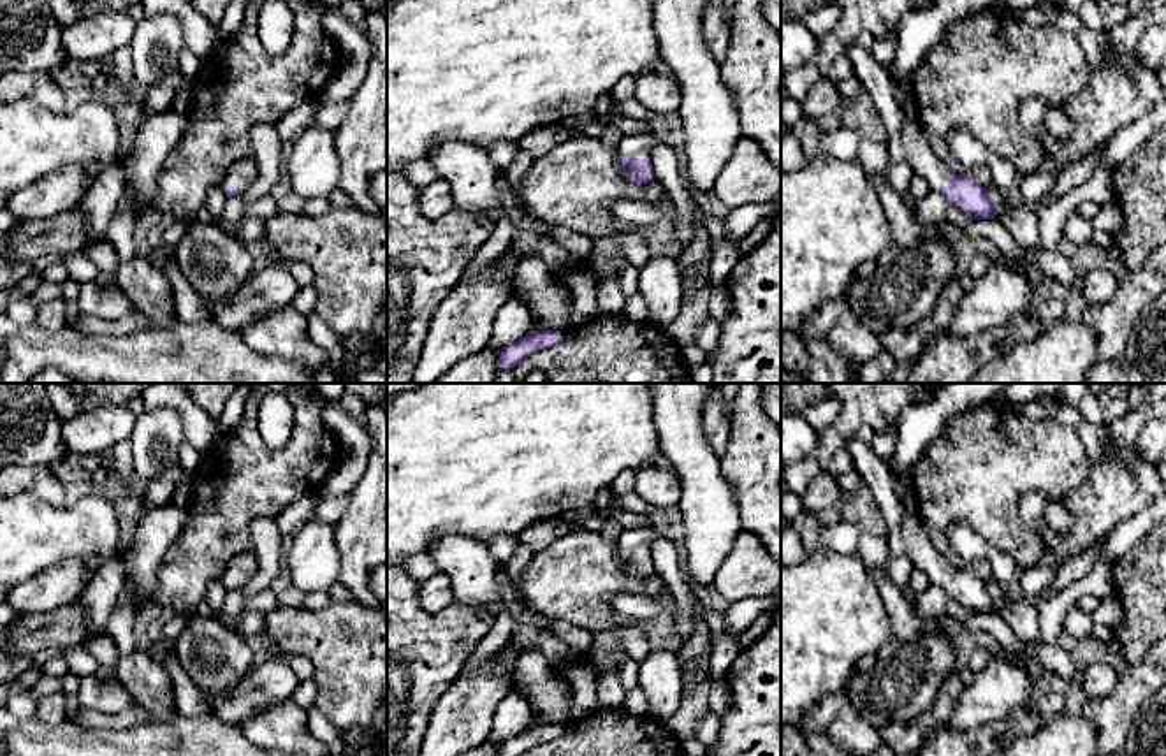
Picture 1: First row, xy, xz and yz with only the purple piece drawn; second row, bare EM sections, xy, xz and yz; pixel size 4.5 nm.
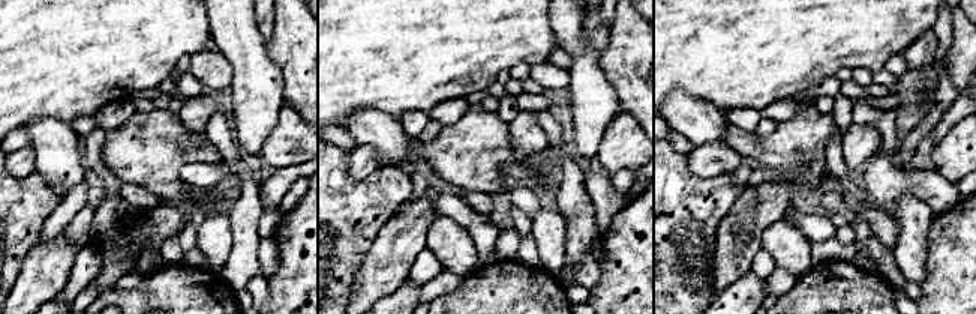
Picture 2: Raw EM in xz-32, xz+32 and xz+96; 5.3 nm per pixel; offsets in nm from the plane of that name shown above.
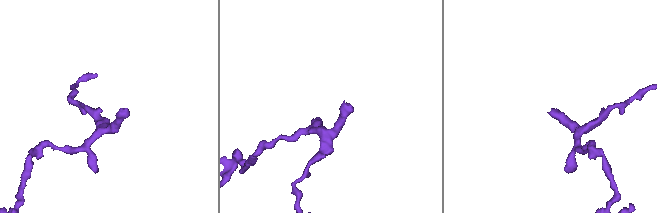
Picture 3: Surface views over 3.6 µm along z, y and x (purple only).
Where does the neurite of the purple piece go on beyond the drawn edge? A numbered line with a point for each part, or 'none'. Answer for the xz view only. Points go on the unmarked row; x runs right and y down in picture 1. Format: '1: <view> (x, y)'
1: xz (637, 538)

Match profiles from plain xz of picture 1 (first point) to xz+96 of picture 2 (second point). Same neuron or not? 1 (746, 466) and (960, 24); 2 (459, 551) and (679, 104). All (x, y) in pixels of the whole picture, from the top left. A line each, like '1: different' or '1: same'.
1: same
2: same

